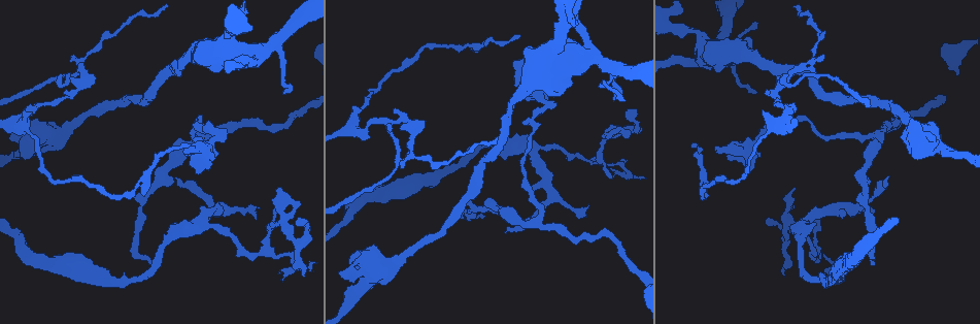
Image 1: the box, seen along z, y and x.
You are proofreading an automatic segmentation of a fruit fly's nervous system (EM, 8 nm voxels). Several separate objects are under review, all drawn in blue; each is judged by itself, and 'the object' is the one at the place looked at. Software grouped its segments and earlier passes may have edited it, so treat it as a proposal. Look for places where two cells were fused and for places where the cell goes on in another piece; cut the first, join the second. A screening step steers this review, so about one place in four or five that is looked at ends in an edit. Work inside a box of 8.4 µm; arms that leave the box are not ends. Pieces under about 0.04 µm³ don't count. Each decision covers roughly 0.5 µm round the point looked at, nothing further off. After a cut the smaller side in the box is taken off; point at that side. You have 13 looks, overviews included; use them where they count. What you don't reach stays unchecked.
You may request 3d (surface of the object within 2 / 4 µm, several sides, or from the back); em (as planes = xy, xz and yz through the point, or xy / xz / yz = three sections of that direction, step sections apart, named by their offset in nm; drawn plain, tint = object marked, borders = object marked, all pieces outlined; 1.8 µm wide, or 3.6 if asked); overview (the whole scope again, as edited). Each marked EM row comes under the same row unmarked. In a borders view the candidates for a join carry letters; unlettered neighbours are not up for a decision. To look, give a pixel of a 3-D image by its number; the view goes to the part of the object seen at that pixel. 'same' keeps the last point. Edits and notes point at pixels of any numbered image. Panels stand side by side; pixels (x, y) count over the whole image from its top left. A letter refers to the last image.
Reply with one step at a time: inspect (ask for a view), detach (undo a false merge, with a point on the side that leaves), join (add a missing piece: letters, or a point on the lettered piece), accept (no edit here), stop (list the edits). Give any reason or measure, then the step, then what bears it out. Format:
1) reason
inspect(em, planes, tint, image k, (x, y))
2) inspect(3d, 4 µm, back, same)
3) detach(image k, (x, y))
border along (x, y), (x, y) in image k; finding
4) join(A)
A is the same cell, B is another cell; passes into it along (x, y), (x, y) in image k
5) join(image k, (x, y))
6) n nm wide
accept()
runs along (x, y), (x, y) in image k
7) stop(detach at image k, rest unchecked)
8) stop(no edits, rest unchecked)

tapers out
inspect(em, yz, step 8, tint, image 1, (304, 277))

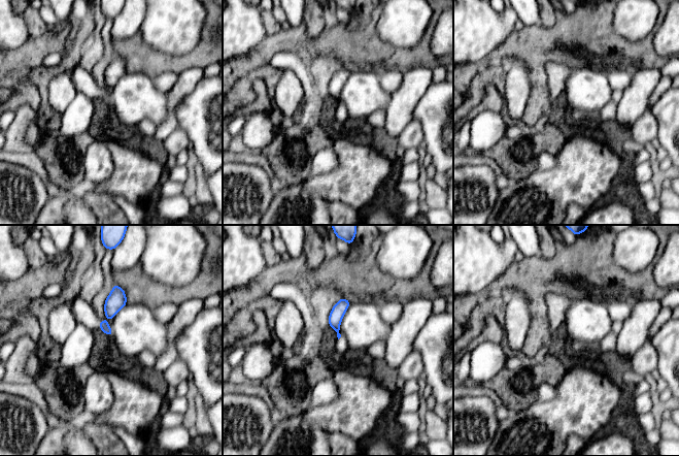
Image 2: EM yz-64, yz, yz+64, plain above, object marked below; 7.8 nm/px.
inspect(em, xy, step 8, borders, same)

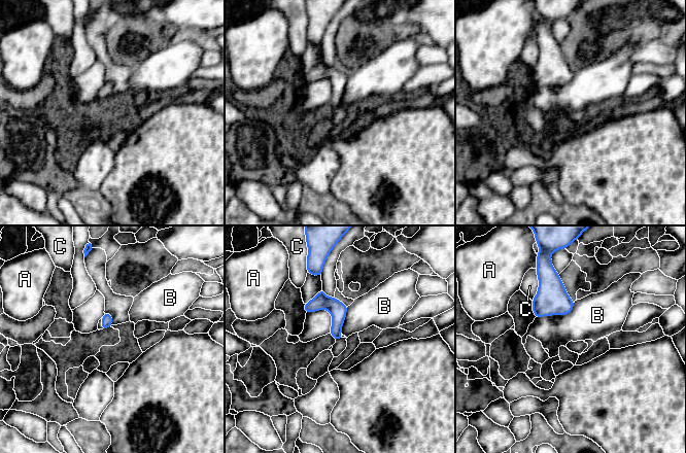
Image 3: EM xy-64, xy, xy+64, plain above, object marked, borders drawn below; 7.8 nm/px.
B touches over 340 nm
accept()
A, B and C are other cells; runs along (321, 293), (337, 312), (338, 337) in image 3; none of them fits

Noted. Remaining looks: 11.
free end
inspect(em, planes, borders, image 1, (750, 171))

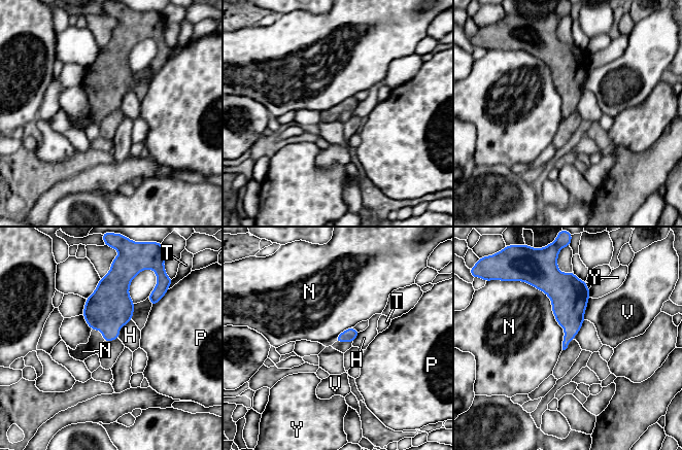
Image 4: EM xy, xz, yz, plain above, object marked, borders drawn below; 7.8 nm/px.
N touches over 600 nm
accept()
H, N, P, T, V and Y are other cells; no lettered piece goes on from it

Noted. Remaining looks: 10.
thick end
inspect(em, xz, step 4, borders, image 1, (916, 159))

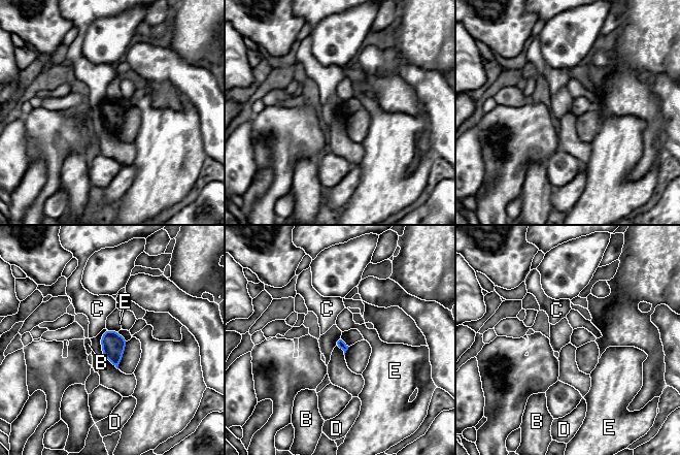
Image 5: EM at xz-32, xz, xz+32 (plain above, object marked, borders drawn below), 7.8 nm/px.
inspect(em, xy, step 16, borders, same)

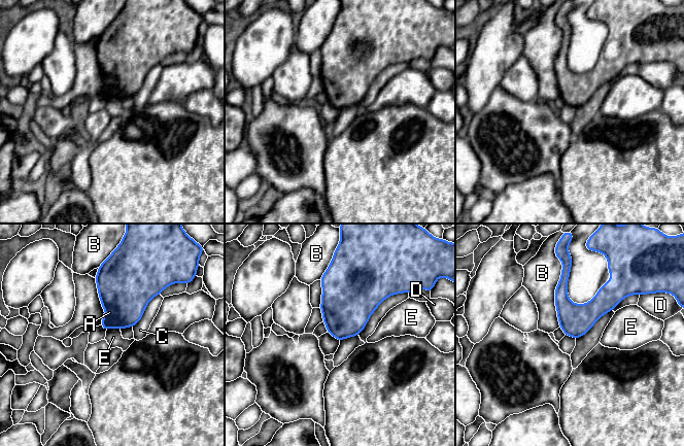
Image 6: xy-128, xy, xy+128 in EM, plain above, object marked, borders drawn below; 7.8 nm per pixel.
accept()
A, B, C, D and E are other cells; border along (120, 329), (112, 328), (106, 331) in image 6; no lettered piece goes on from it

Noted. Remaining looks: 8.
three-way junction
inspect(em, xz, step 8, borders, image 1, (536, 222))

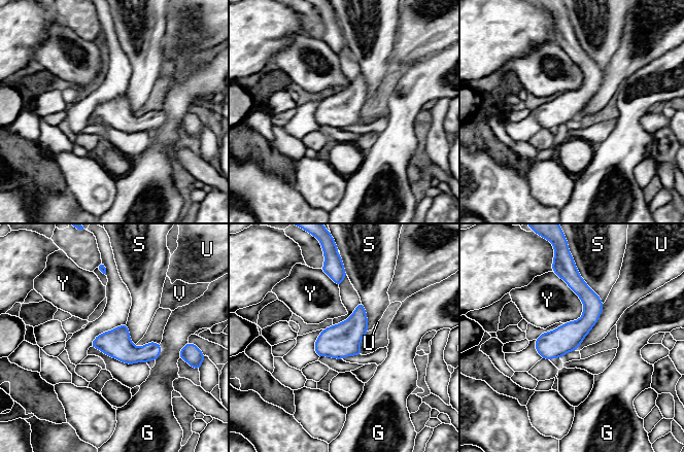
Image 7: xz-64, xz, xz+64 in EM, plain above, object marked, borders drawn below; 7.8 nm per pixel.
cut it another way
inspect(em, planes, borders, same)

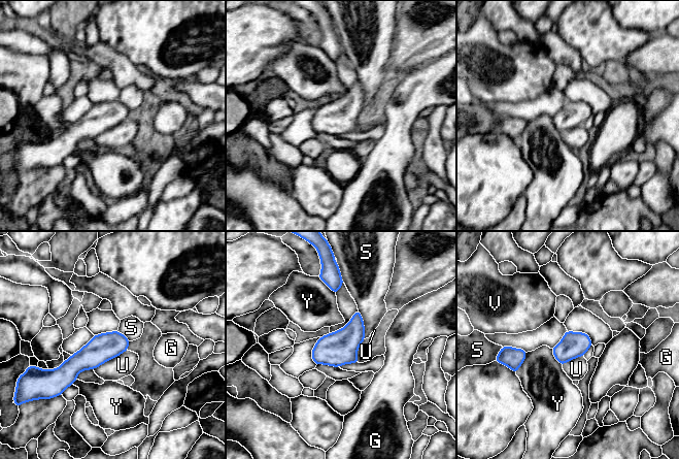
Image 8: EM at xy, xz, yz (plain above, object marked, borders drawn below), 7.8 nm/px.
200 nm wide; U touches over 300 nm
accept()
G, S, U, V and Y are other cells; continuous, no second cell

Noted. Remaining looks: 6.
end of a long branch
inspect(em, yz, step 8, tint, image 1, (870, 263))

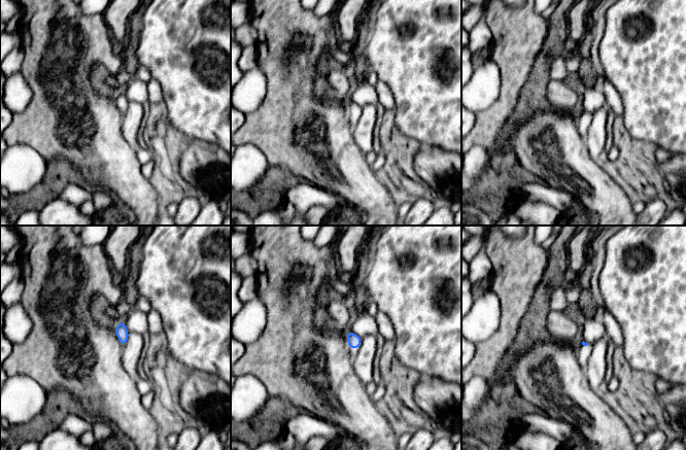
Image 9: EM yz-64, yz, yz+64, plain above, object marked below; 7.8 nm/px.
another direction
inspect(em, planes, borders, same)

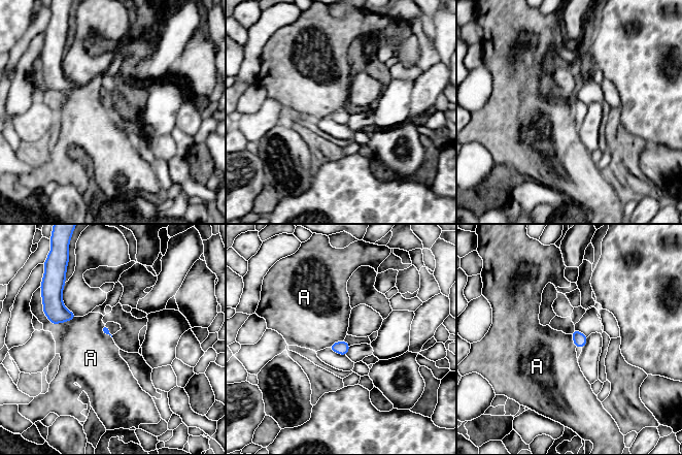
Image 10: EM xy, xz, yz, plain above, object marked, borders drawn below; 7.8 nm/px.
accept()
A is another cell; border along (44, 313), (52, 323), (75, 316) in image 10; no lettered piece goes on from it

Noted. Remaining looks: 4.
sharp bend
inspect(3d, 2 µm, image 1, (84, 82))

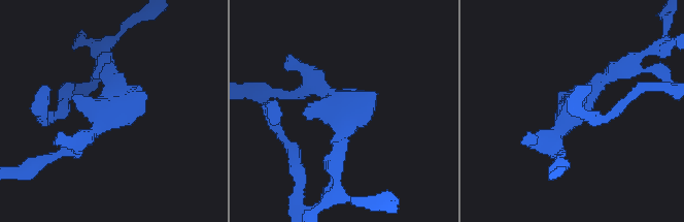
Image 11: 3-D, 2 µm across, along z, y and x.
inspect(em, xz, step 8, tint, image 11, (340, 105))

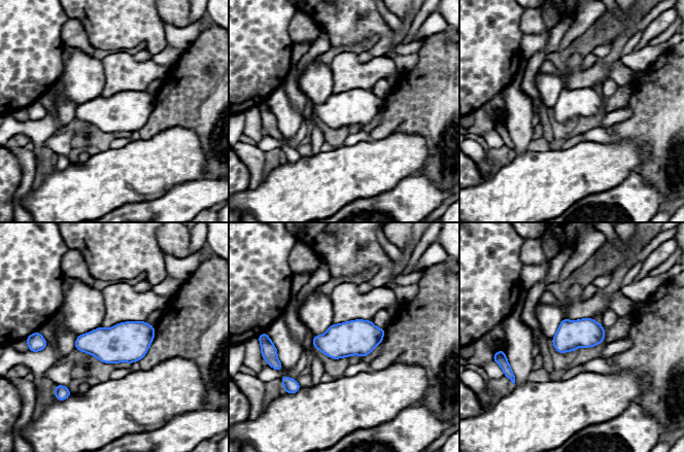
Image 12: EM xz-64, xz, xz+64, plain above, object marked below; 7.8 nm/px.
cut it another way
inspect(em, planes, borders, same)

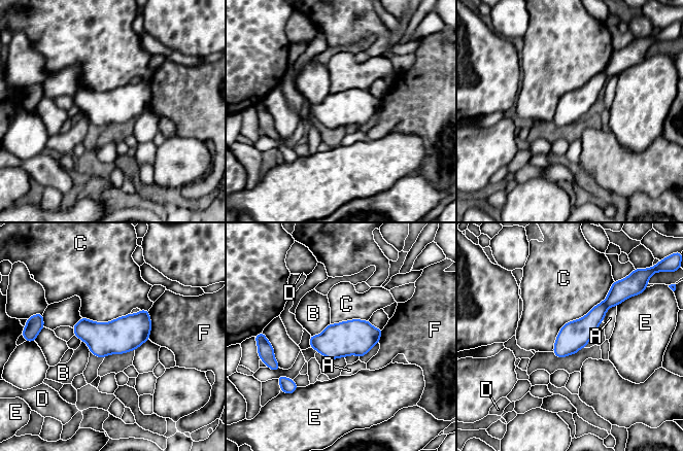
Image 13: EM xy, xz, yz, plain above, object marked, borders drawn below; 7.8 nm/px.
C touches over 750 nm
detach(image 13, (620, 290))
A, B, C, D, E and F are other cells; border along (604, 301), (608, 308) in image 13; a second cell is stuck on

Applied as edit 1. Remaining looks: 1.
stop(detach at image 13, rest unchecked)

